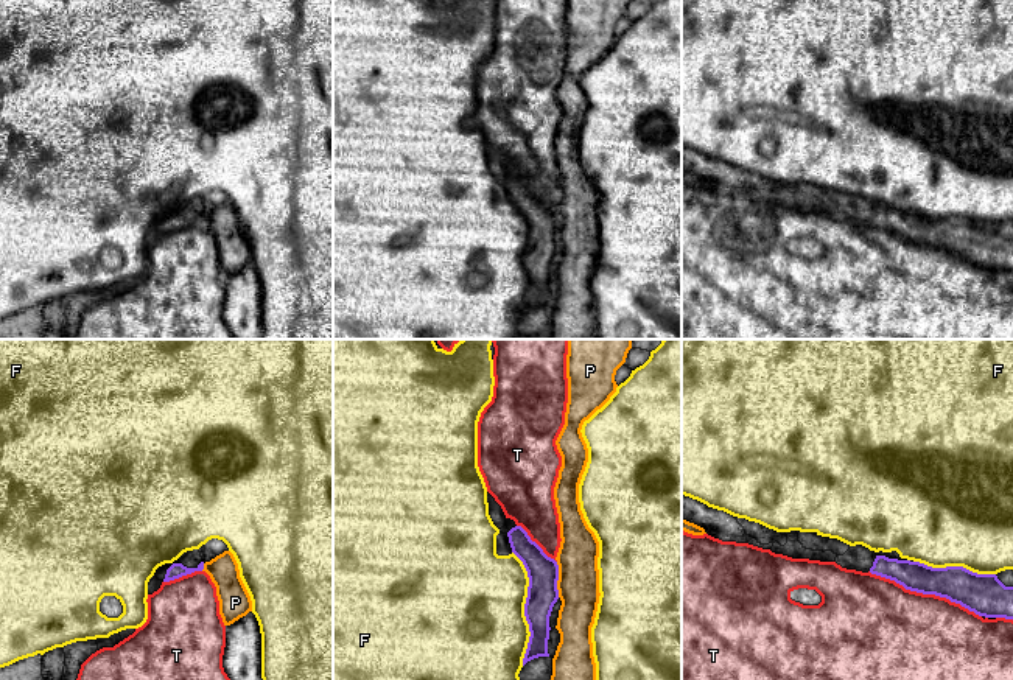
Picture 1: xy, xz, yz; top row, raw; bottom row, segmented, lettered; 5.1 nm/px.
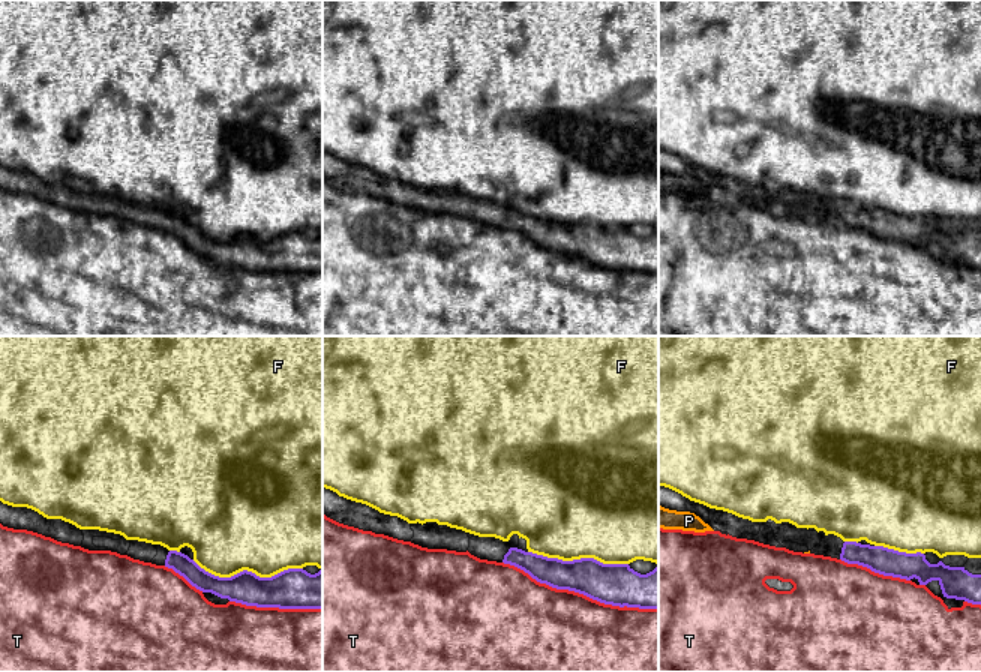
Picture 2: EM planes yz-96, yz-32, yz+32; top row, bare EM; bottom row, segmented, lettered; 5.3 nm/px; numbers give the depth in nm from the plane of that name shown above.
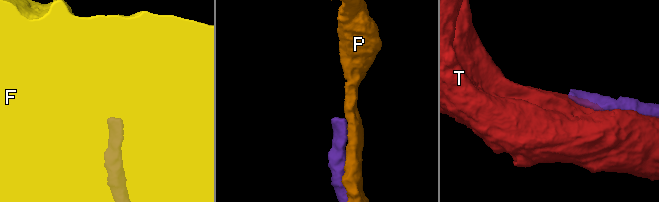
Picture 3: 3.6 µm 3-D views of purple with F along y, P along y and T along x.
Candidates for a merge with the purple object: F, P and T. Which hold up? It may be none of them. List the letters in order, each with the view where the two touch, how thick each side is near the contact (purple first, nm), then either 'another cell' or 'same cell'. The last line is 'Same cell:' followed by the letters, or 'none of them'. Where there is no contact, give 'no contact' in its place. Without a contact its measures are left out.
F: xz | 160/500 nm | another cell
P: xz | 160/220 nm | another cell
T: yz | 190/460 nm | another cell
Same cell: none of them

